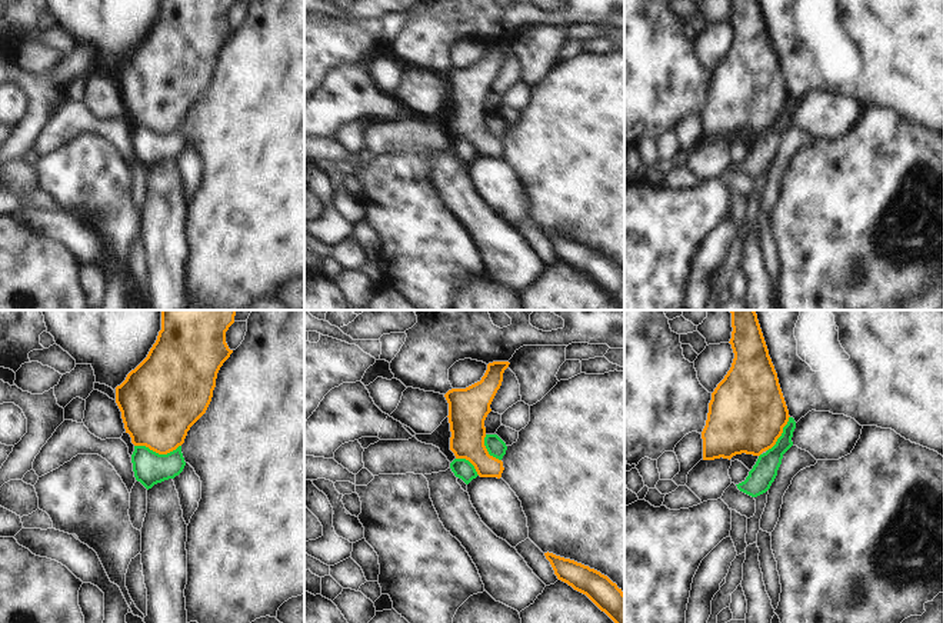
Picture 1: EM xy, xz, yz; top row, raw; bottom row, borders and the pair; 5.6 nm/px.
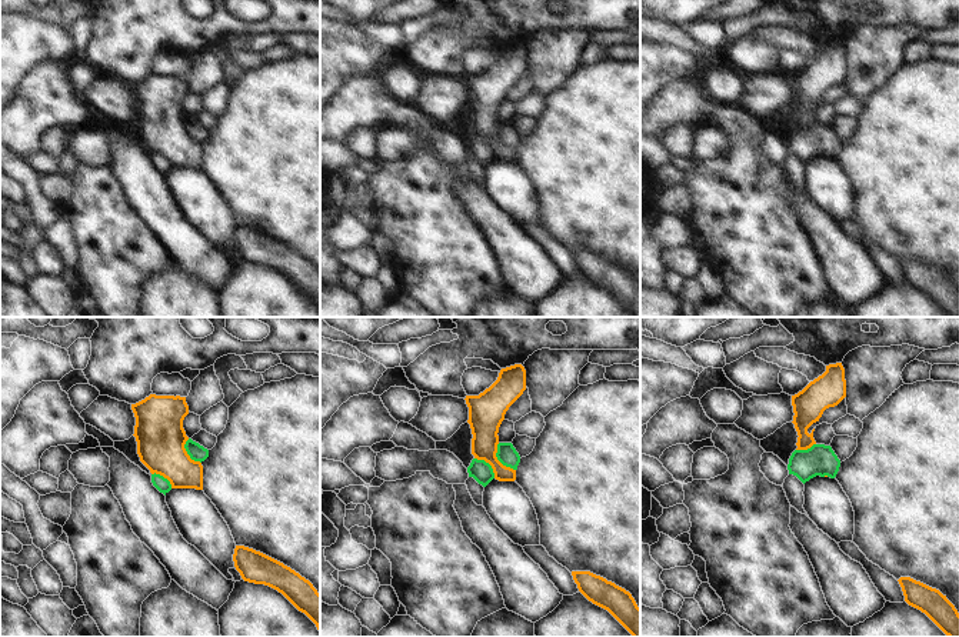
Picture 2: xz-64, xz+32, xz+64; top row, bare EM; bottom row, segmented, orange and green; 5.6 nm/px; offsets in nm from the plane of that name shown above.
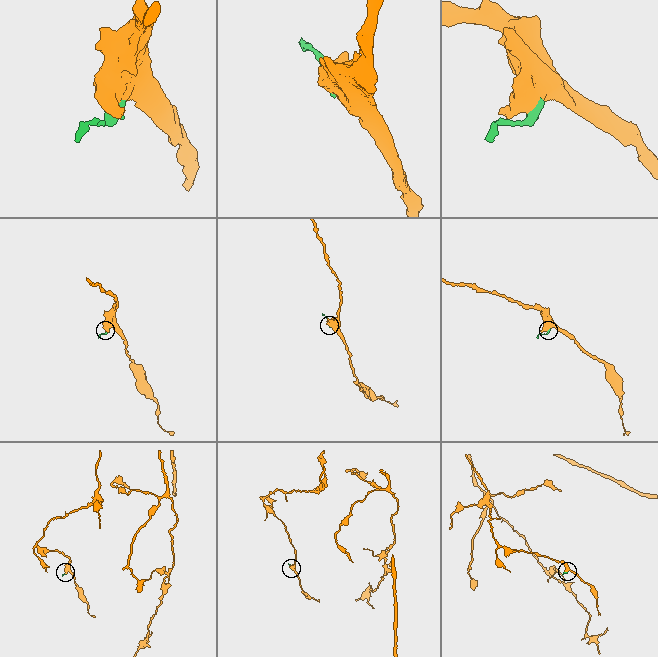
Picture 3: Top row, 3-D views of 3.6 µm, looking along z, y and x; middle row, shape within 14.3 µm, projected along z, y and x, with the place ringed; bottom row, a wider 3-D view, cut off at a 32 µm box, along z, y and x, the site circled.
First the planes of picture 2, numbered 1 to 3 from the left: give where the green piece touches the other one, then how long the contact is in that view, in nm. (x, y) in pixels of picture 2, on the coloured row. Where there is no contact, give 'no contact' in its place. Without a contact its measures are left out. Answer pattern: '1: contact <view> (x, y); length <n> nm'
1: contact xz-64 (186, 453); length 160 nm
2: contact xz+32 (498, 460); length 190 nm
3: contact xz+64 (805, 449); length 120 nm

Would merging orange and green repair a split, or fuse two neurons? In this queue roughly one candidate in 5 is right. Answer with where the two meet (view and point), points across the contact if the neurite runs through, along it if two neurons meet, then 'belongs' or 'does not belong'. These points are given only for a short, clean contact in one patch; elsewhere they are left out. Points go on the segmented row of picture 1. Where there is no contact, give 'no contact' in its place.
meets orange in xy at (157, 452); border along xy (135, 445), (143, 445), (159, 453), (169, 453), (180, 446); does not belong

